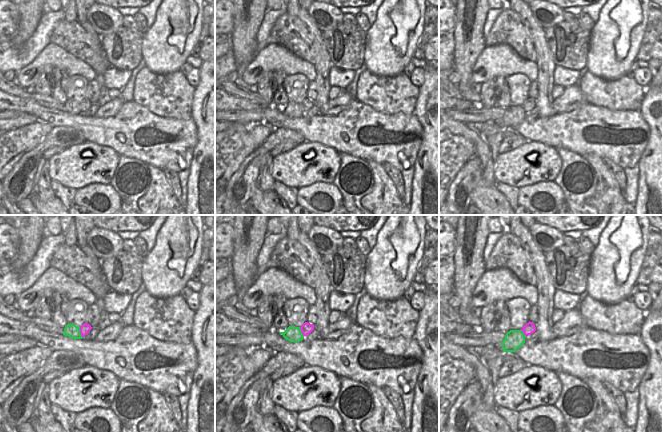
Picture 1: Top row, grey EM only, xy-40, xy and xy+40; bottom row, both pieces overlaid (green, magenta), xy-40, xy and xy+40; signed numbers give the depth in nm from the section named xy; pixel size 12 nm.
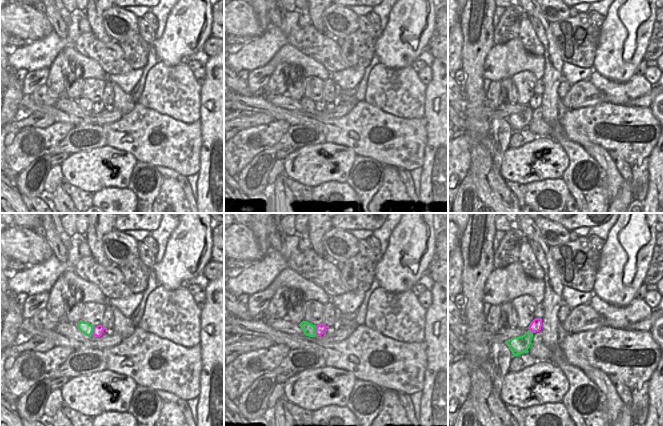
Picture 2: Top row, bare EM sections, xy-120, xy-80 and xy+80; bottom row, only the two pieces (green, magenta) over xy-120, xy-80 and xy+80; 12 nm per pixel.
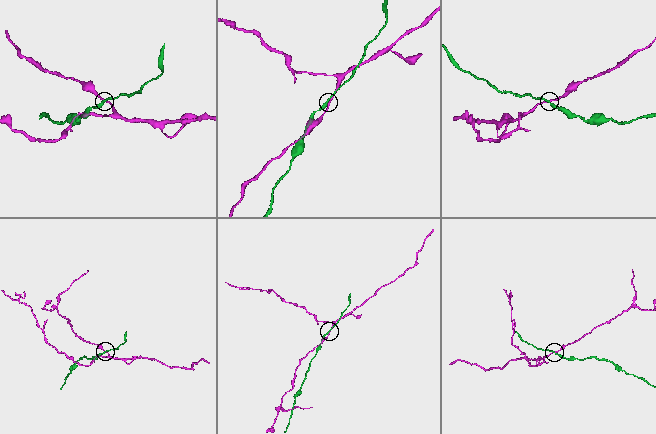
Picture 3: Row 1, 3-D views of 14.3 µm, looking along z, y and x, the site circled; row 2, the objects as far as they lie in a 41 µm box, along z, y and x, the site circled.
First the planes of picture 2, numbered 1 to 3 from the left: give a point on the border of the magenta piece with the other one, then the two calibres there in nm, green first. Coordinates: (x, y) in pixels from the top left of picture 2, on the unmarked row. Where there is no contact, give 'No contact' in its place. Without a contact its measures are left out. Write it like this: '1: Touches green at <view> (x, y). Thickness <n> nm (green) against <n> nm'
1: Touches green at xy-120 (92, 106). Thickness 140 nm (green) against 120 nm
2: Touches green at xy-80 (314, 106). Thickness 140 nm (green) against 120 nm
3: Touches green at xy+80 (529, 107). Thickness 220 nm (green) against 140 nm.

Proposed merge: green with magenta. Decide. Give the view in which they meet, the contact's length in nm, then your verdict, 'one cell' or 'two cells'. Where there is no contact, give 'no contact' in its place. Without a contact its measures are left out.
xy-40 | 130 nm | two cells

